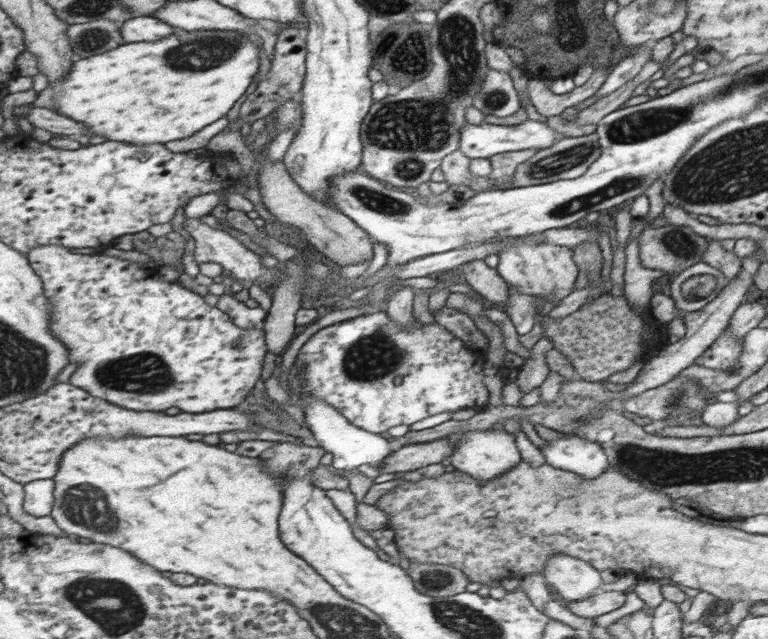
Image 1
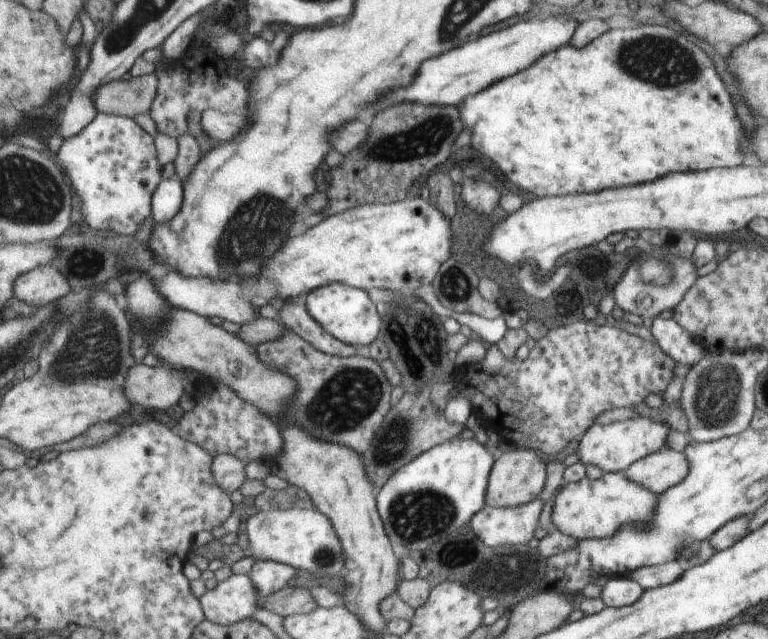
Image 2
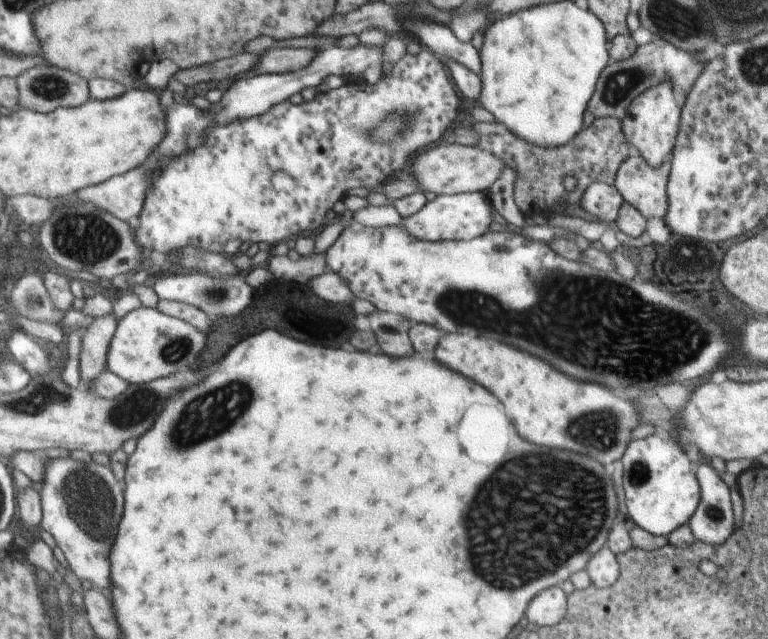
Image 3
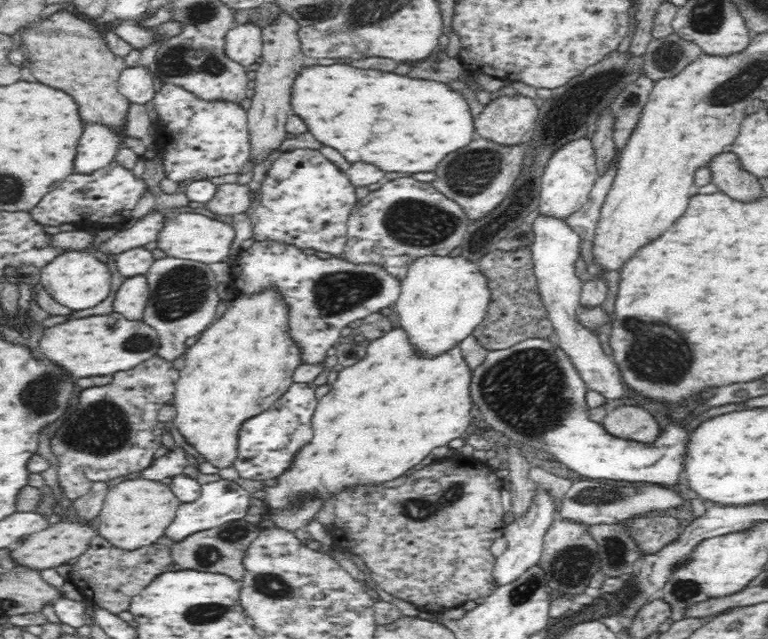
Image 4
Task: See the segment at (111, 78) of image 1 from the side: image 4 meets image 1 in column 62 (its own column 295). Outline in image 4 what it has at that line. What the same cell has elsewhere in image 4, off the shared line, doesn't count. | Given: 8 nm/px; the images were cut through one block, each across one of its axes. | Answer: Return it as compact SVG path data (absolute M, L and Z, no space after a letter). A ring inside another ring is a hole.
M344 64L304 68L294 82L294 112L304 118L310 132L326 146L342 152L348 162L368 162L384 172L434 172L434 168L452 152L468 146L475 138L474 118L466 98L434 80L414 80L392 72L362 70Z

